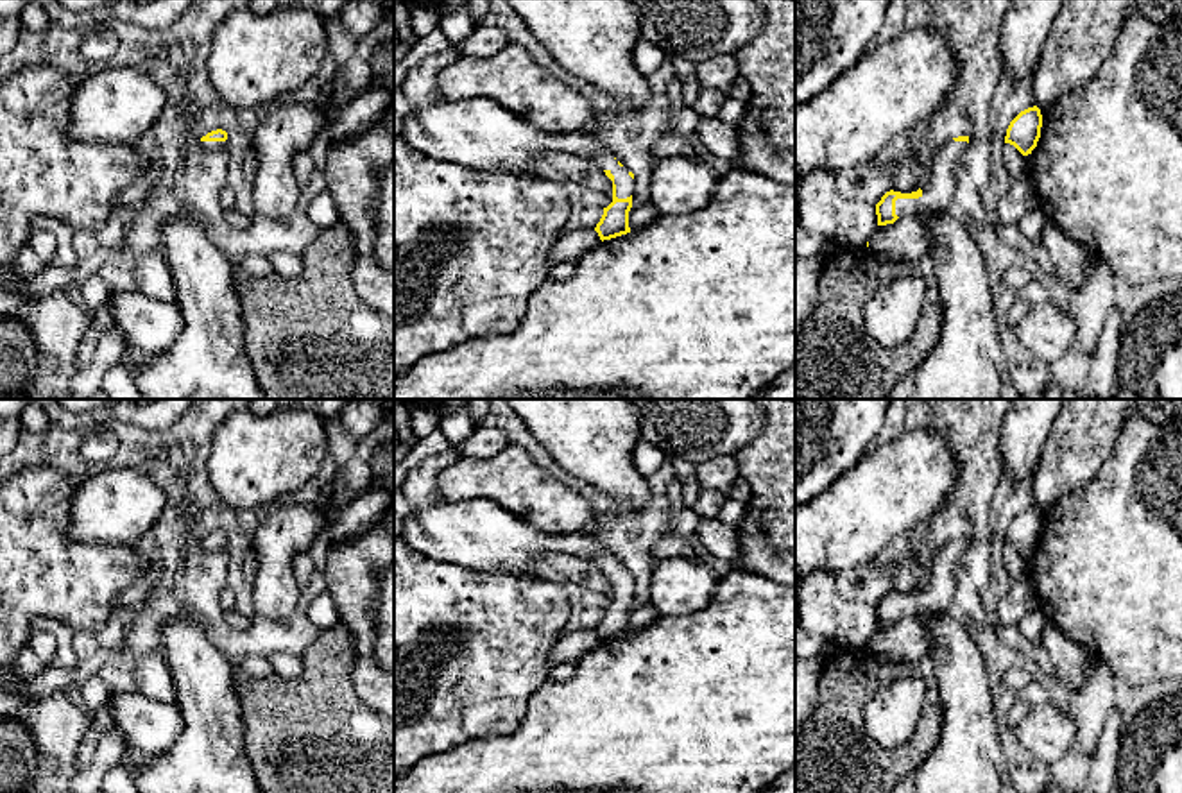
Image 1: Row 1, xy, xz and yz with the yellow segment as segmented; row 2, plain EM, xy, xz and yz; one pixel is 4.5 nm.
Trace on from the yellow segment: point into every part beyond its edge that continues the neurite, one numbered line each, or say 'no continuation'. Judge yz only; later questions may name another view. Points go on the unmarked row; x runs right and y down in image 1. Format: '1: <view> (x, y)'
1: yz (939, 589)

